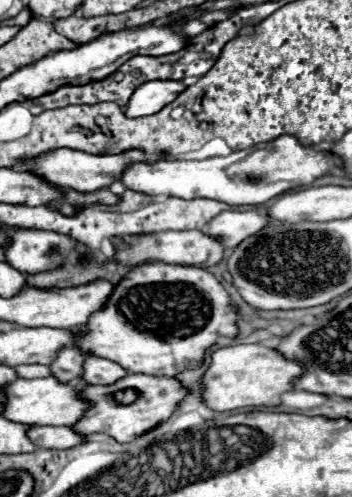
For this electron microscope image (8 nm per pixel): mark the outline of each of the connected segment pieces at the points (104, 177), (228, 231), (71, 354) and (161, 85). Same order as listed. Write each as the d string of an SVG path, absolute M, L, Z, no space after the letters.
M59 148L55 152L47 152L33 160L33 172L43 176L47 182L51 182L57 188L69 188L77 192L97 192L99 188L109 188L117 180L123 178L123 172L135 164L135 162L149 162L147 154L143 150L125 150L121 154L87 154L81 150L69 150Z
M257 208L227 210L227 212L223 212L223 216L217 216L211 222L211 226L207 228L207 234L219 238L225 248L235 248L245 238L261 232L265 228L265 224L269 224L269 222L271 222L271 216Z
M77 346L71 348L63 348L63 352L57 356L57 360L51 364L53 376L57 380L63 382L71 382L75 378L79 378L83 374L83 364L87 360L87 356L91 356L89 352L83 352Z
M153 80L147 84L141 84L133 96L129 98L125 106L125 116L127 118L139 118L139 116L149 116L159 112L165 104L175 100L179 92L183 92L185 86L181 86L175 80Z

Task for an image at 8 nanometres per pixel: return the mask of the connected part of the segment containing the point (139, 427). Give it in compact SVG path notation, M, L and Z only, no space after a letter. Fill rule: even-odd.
M127 374L123 380L117 380L115 384L87 388L87 400L95 400L95 408L91 408L91 412L87 412L87 416L83 416L83 420L79 420L79 424L75 424L75 430L83 432L83 434L103 432L103 434L115 438L117 442L133 442L137 436L153 430L161 422L167 422L187 394L189 394L189 388L183 386L177 378ZM125 390L135 392L135 400L131 404L127 404L127 400L123 400Z

